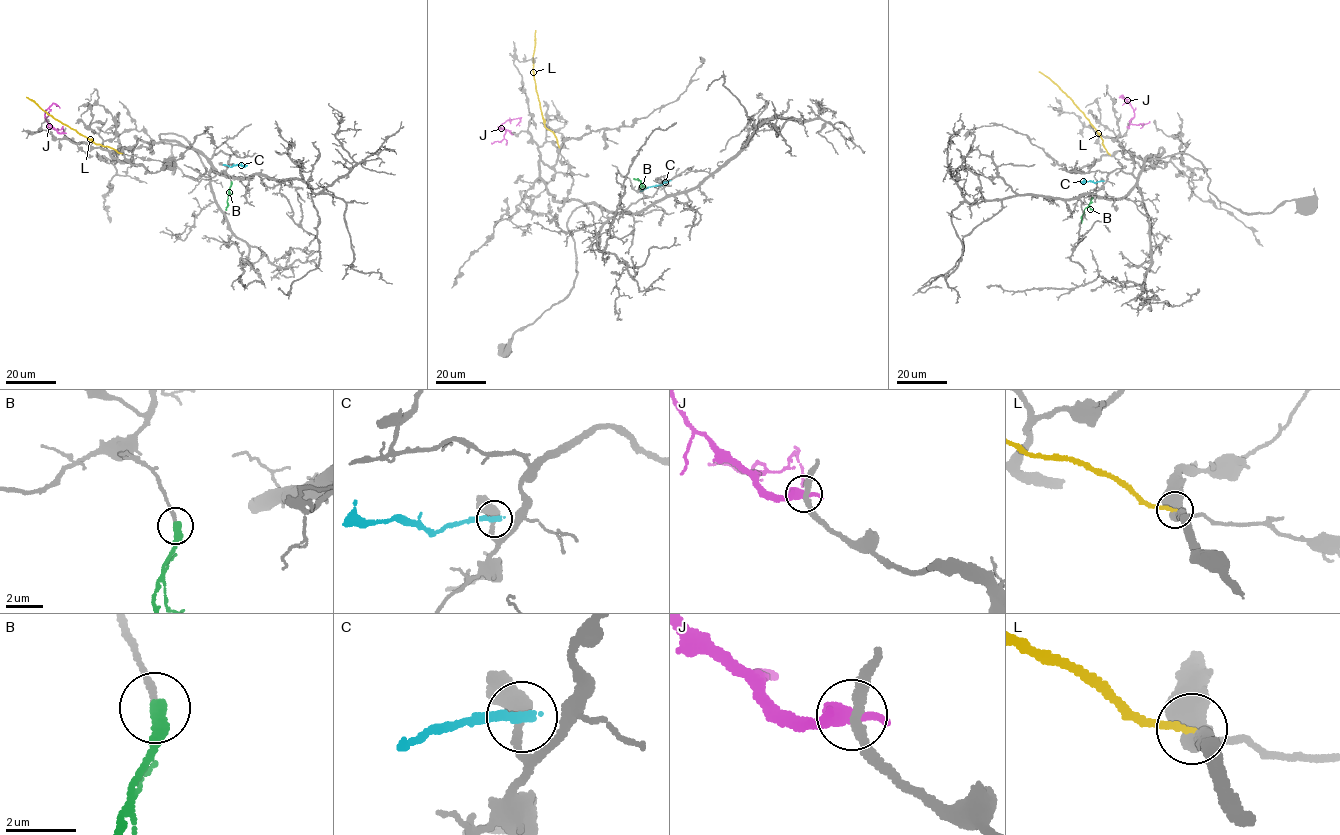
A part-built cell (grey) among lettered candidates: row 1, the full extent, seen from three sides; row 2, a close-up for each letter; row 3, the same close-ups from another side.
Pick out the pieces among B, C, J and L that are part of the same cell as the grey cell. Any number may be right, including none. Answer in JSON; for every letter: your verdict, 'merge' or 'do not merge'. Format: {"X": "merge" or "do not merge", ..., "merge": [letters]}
{"B": "merge", "C": "do not merge", "J": "do not merge", "L": "do not merge", "merge": ["B"]}

